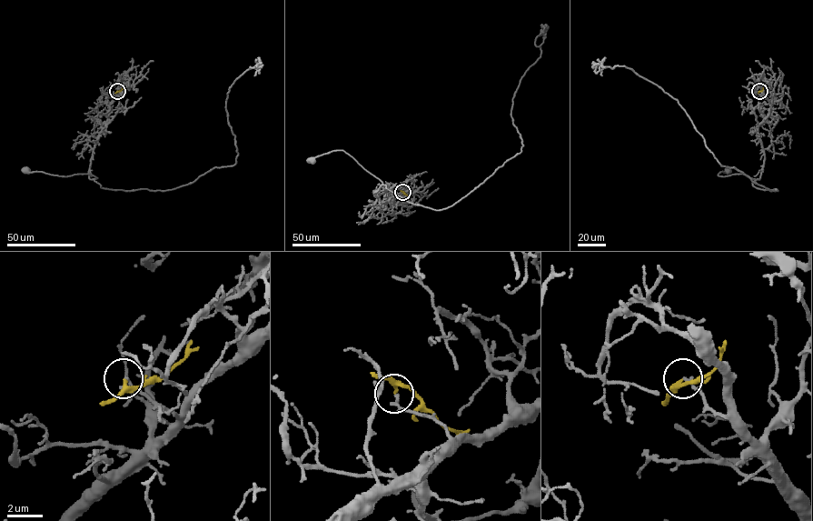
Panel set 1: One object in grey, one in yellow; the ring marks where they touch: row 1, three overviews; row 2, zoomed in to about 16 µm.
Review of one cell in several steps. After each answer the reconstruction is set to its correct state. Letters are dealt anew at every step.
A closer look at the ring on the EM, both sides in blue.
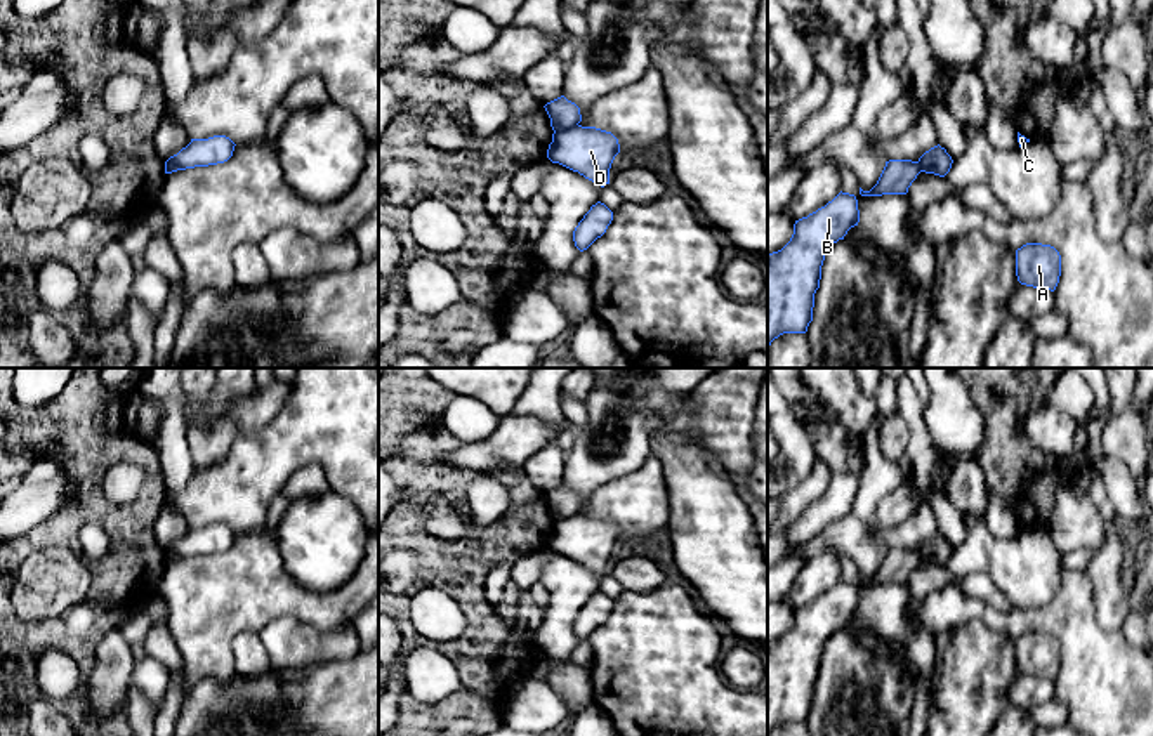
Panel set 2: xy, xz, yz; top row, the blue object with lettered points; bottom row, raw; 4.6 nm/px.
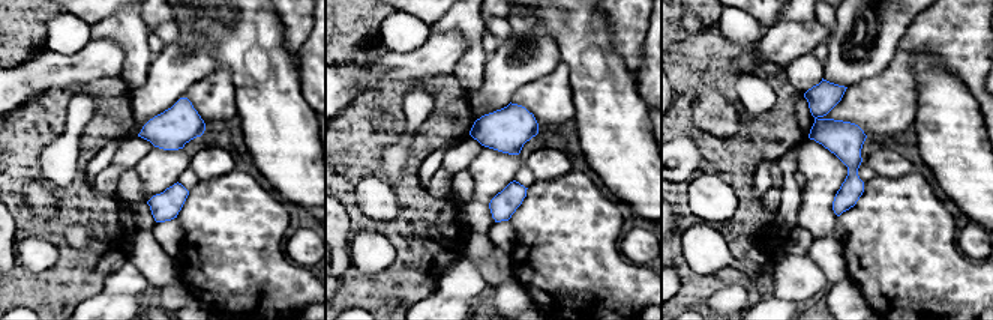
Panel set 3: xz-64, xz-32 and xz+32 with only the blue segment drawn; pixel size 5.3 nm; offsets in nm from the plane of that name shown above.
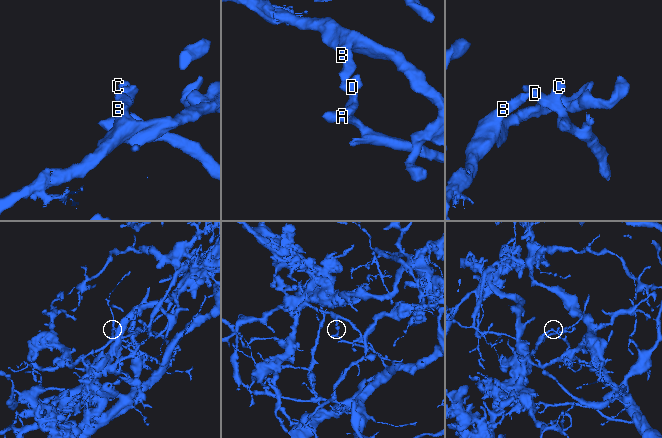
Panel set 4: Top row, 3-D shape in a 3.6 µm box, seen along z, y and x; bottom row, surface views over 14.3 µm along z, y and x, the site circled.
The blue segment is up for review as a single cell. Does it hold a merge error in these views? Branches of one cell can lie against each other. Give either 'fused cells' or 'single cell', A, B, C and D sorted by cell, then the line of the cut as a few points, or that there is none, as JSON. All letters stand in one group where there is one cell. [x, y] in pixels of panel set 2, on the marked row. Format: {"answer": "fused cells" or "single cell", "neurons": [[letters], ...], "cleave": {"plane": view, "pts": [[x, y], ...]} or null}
{"answer": "fused cells", "neurons": [["A", "C", "D"], ["B"]], "cleave": {"plane": "xz", "pts": [[577, 124], [554, 131]]}}

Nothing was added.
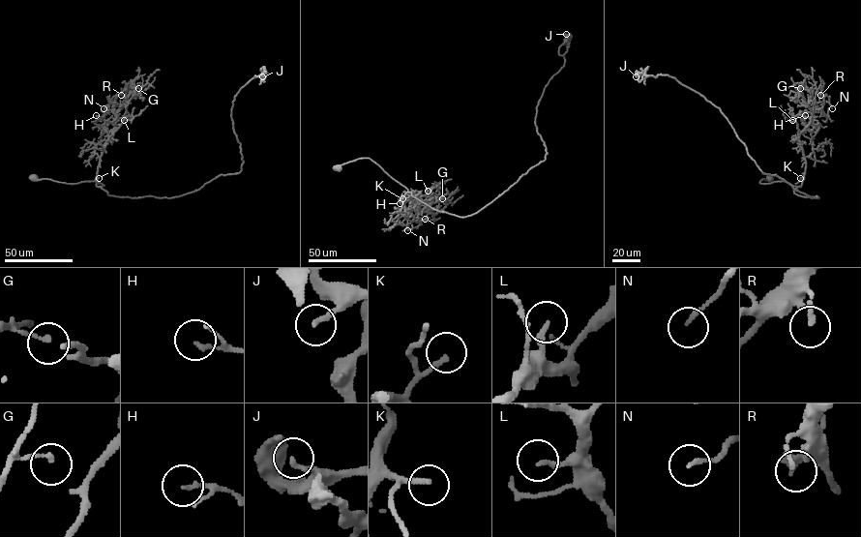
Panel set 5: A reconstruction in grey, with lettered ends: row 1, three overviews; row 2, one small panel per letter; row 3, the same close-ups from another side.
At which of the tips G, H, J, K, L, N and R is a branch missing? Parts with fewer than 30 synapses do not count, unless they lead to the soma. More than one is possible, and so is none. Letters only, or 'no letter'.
K

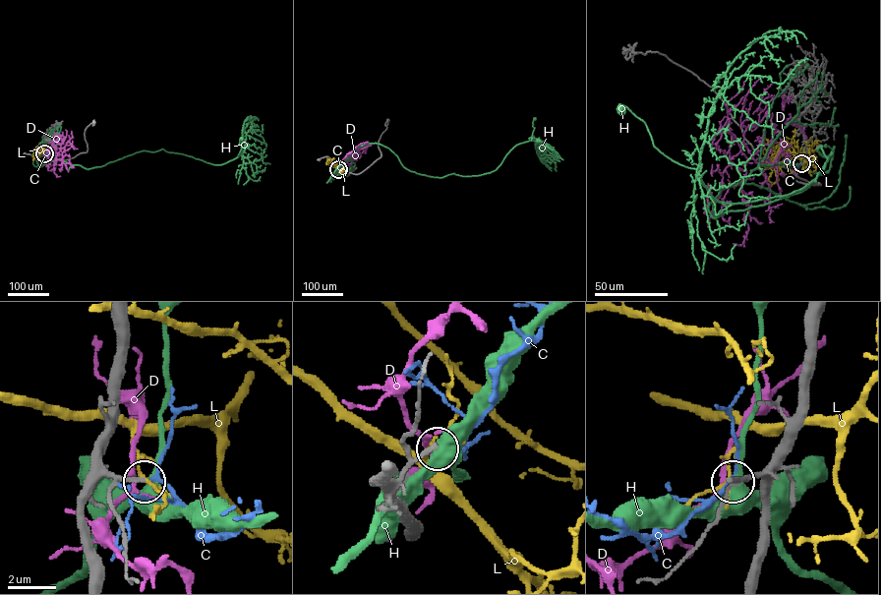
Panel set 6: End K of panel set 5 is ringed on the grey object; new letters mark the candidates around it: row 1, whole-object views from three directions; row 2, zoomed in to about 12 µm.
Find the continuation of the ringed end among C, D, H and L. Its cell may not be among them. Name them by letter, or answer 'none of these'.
C

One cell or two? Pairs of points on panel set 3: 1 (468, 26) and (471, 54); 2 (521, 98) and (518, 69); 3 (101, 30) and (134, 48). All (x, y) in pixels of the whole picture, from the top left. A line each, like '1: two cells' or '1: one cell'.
1: one cell
2: two cells
3: one cell

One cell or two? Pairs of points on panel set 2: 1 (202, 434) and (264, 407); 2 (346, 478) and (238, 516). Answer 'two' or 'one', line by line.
1: one
2: one

